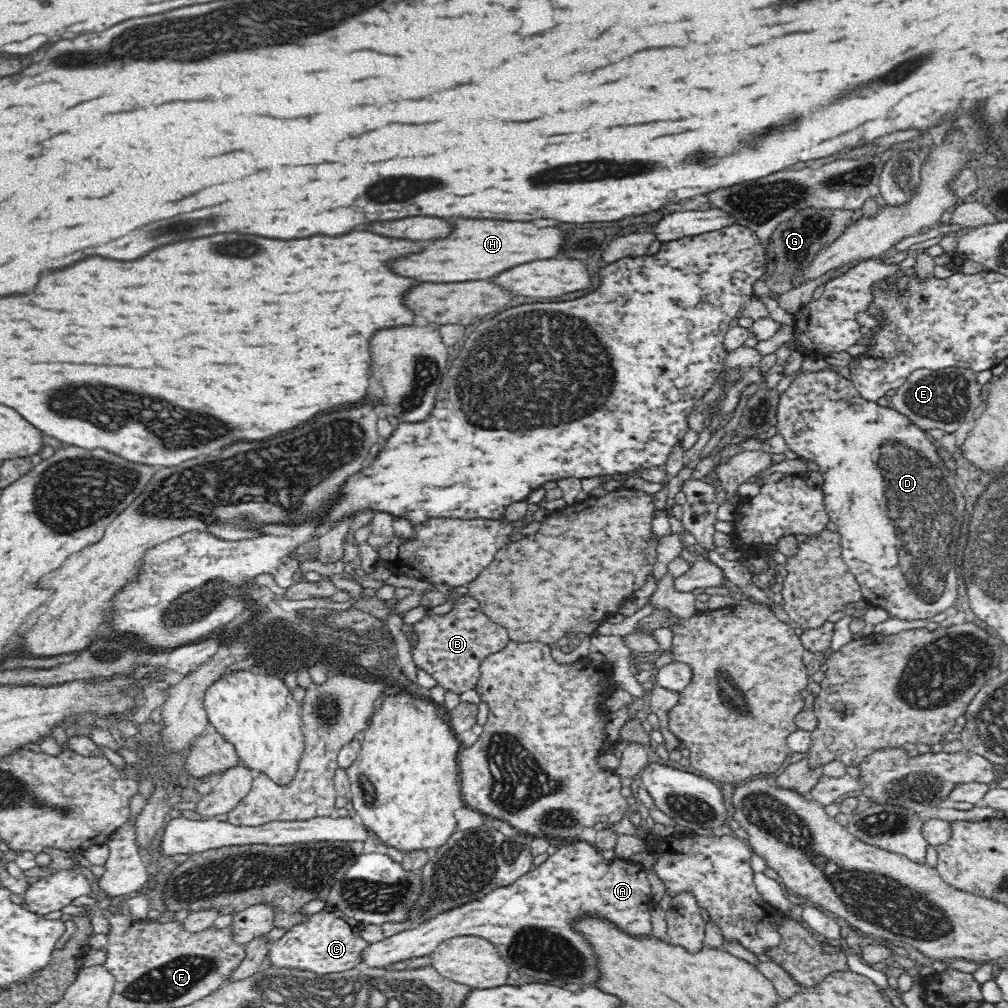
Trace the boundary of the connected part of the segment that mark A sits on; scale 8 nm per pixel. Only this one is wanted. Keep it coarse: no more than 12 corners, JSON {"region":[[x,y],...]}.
{"region":[[583,840],[514,884],[369,944],[365,966],[490,941],[510,970],[594,984],[570,920],[652,932],[642,865]]}

